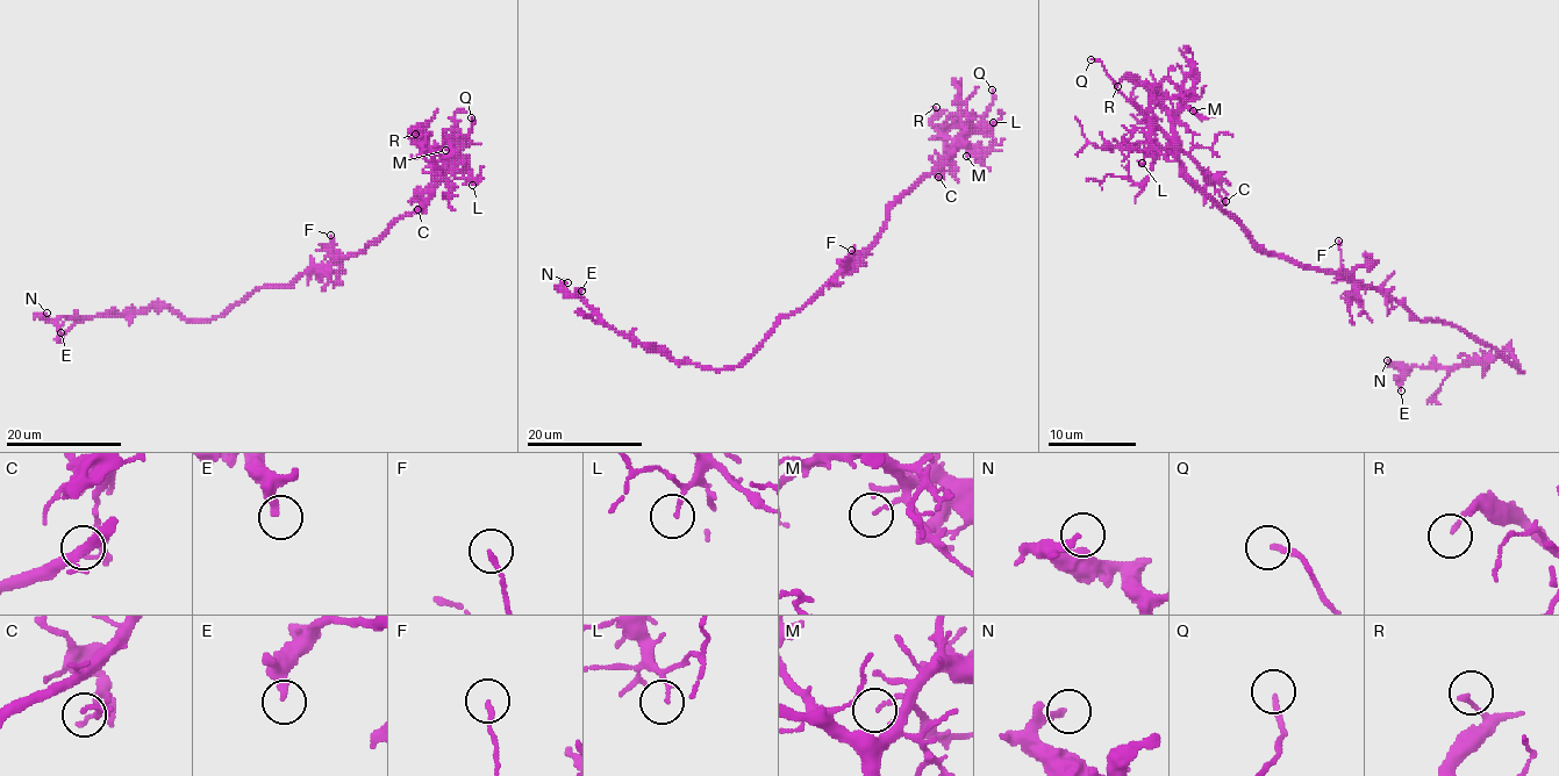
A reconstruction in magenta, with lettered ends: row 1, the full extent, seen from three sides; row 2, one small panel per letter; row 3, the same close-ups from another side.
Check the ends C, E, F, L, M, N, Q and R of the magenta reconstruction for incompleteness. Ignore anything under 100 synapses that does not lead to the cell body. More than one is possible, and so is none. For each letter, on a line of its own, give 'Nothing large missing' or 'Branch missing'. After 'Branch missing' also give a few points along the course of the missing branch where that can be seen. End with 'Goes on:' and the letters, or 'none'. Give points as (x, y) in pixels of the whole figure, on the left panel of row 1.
C: Nothing large missing
E: Nothing large missing
F: Nothing large missing
L: Nothing large missing
M: Nothing large missing
N: Nothing large missing
Q: Branch missing. Course of what is missing: (471, 117), (459, 114), (459, 101), (450, 76), (429, 59), (421, 47), (448, 9)
R: Nothing large missing
Goes on: Q

